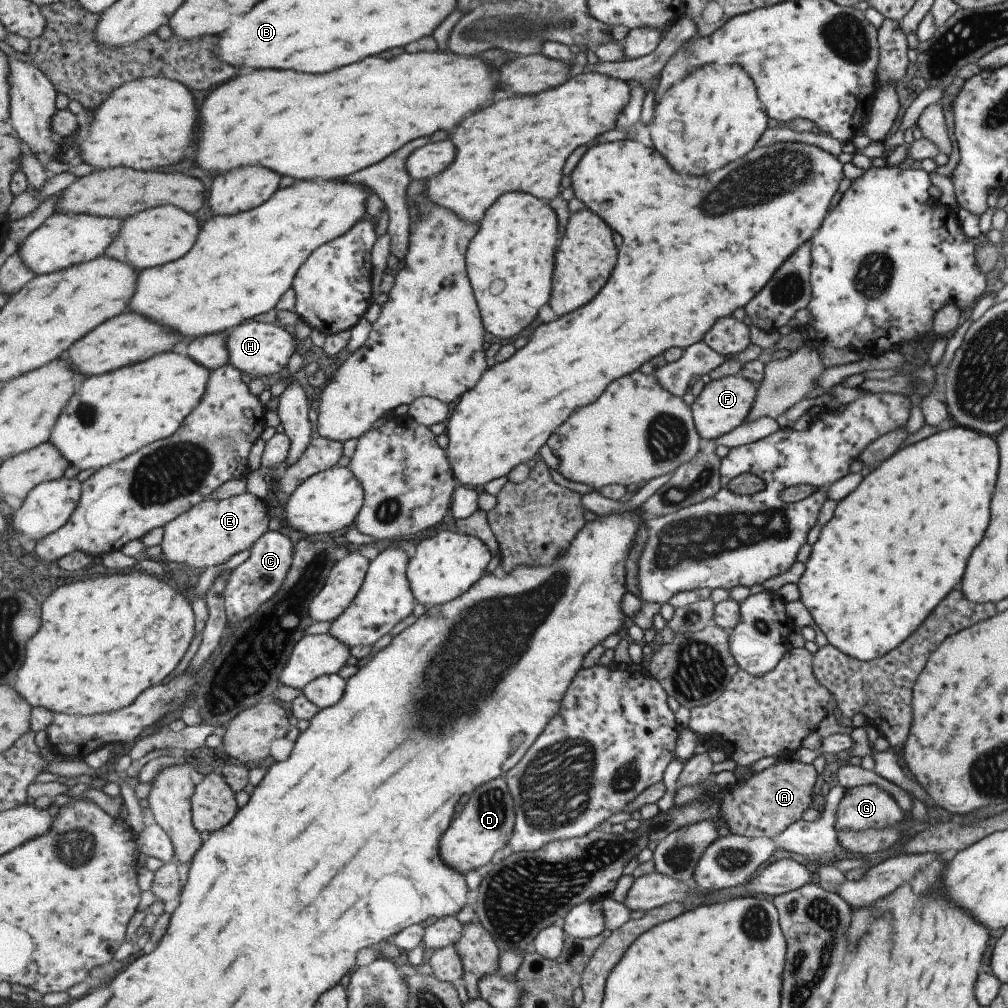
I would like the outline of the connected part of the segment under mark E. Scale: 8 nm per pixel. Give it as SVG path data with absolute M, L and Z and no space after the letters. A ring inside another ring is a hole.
M245 491L228 499L207 499L164 526L160 545L164 556L171 562L182 562L193 568L221 566L235 554L251 548L271 530L269 519L267 504L251 492Z

